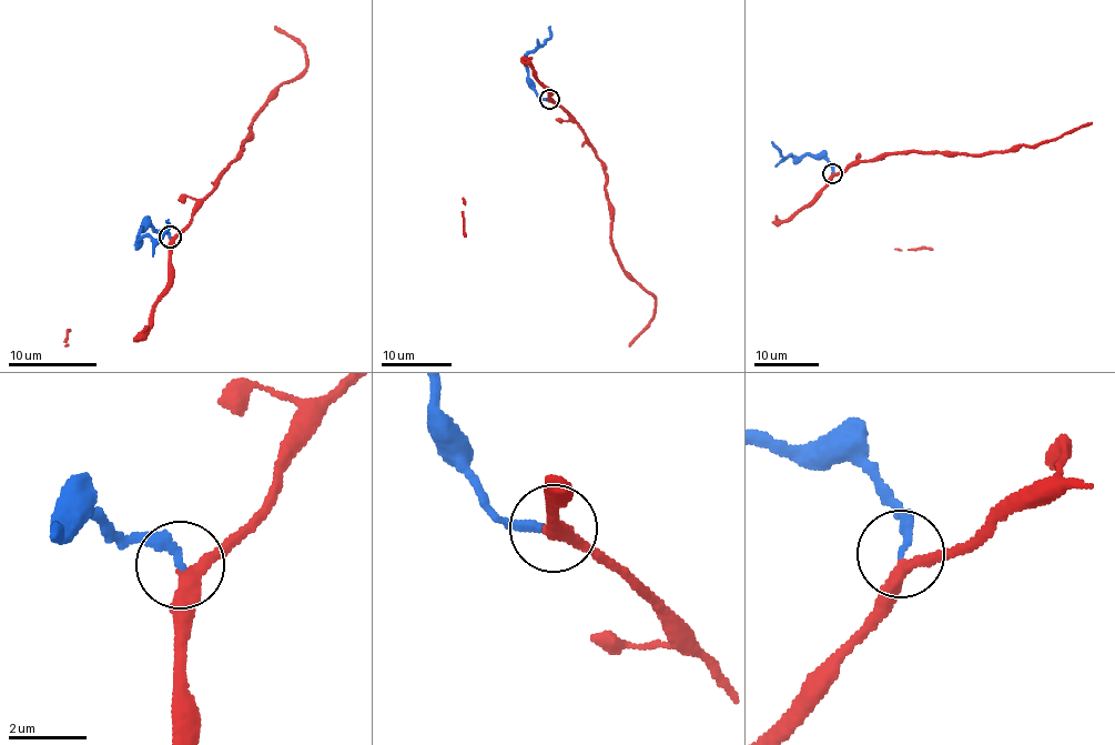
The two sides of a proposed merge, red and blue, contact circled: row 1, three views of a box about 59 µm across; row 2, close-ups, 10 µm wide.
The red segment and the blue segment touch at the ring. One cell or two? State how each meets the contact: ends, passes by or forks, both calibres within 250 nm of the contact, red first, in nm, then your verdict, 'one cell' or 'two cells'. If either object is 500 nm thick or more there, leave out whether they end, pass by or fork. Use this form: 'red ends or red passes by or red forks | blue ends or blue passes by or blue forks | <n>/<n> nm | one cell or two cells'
red passes by | blue ends | 320/240 nm | two cells

